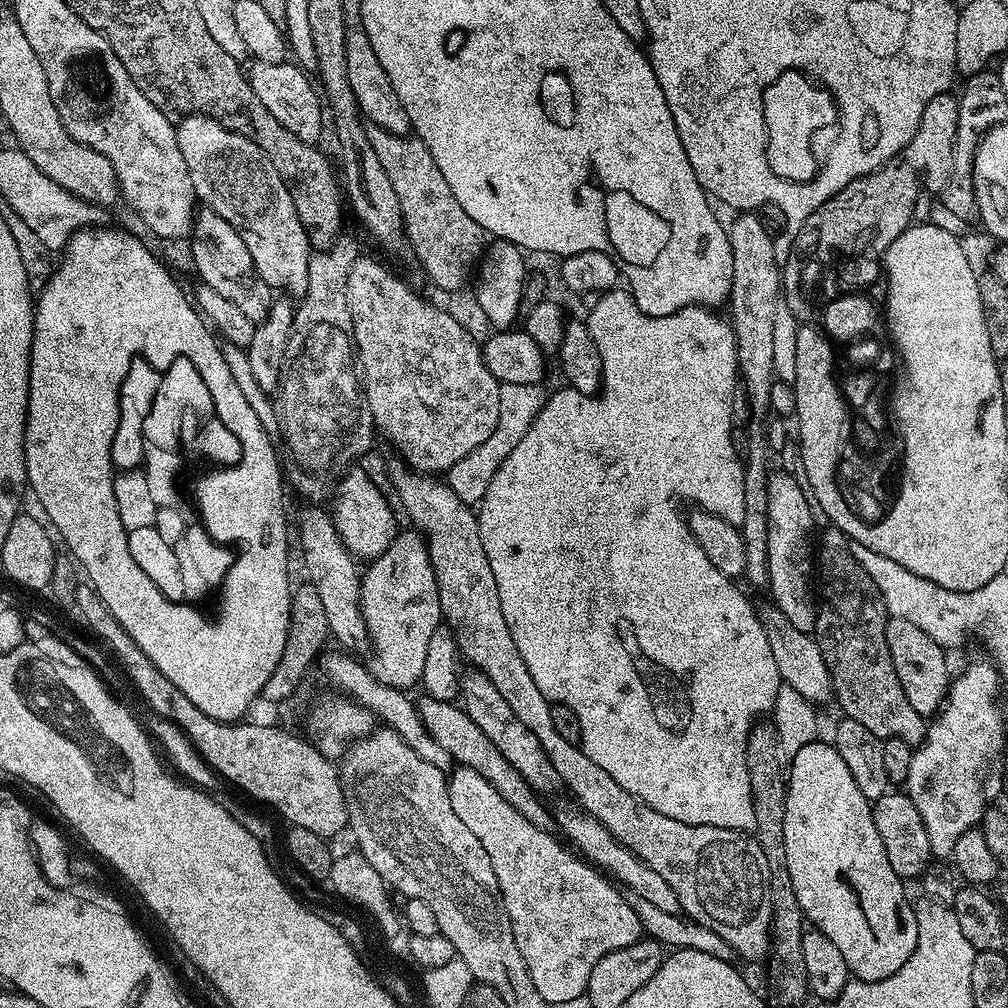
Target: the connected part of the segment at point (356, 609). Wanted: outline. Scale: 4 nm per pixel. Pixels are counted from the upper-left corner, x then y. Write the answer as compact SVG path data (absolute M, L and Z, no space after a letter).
M304 506L304 509L300 512L300 548L304 551L304 568L308 571L306 580L307 583L314 586L314 590L318 590L318 598L322 598L322 606L326 610L326 622L331 639L333 641L337 640L344 647L341 649L352 654L360 654L356 652L362 651L363 648L367 649L370 644L368 631L364 625L364 615L360 609L360 578L362 572L359 567L356 569L357 561L342 542L336 527L332 524L331 515L325 509L323 512L320 508L323 507Z

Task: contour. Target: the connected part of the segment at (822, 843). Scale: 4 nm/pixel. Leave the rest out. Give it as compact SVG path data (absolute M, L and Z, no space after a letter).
M820 739L802 746L797 753L790 756L790 763L786 768L786 783L788 786L786 823L782 825L782 831L786 834L786 866L790 869L790 882L794 882L794 894L798 894L798 906L804 911L805 921L822 934L826 934L826 938L830 938L834 946L838 946L842 958L846 958L849 973L855 979L878 982L882 978L890 978L890 974L898 974L898 970L902 970L902 965L906 963L906 958L910 958L910 954L914 954L916 949L918 918L913 901L911 899L908 901L908 896L904 893L905 881L890 868L886 850L883 849L882 838L878 838L878 830L874 827L872 804L862 794L862 790L858 790L858 782L854 782L850 769L846 767L846 762L842 762L842 754L838 754L835 743L824 743Z

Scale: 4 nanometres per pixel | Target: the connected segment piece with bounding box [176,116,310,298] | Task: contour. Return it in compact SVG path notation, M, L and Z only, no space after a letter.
M209 116L183 117L176 124L176 137L178 150L182 150L182 158L186 158L186 166L190 170L197 201L222 214L230 226L239 230L242 242L246 242L246 250L250 250L250 258L254 258L254 266L258 266L258 274L262 274L273 290L285 288L289 297L302 298L308 281L308 235L302 218L298 218L298 210L294 210L294 198L290 198L290 190L286 190L286 182L282 182L278 170L274 170L270 158L254 142Z

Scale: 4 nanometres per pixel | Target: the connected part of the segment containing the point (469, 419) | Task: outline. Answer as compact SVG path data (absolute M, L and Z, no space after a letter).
M364 254L357 255L356 261L350 266L350 274L346 277L346 303L350 306L350 318L352 319L352 333L356 339L356 355L358 357L358 368L362 373L362 387L368 401L368 408L372 411L373 425L400 451L399 459L413 472L423 472L425 474L444 474L462 458L466 458L482 442L494 434L494 426L498 426L498 406L500 405L500 381L486 370L484 354L478 340L470 335L466 330L454 322L453 318L443 312L435 303L427 304L416 292L411 292L390 269L379 264L376 260Z

